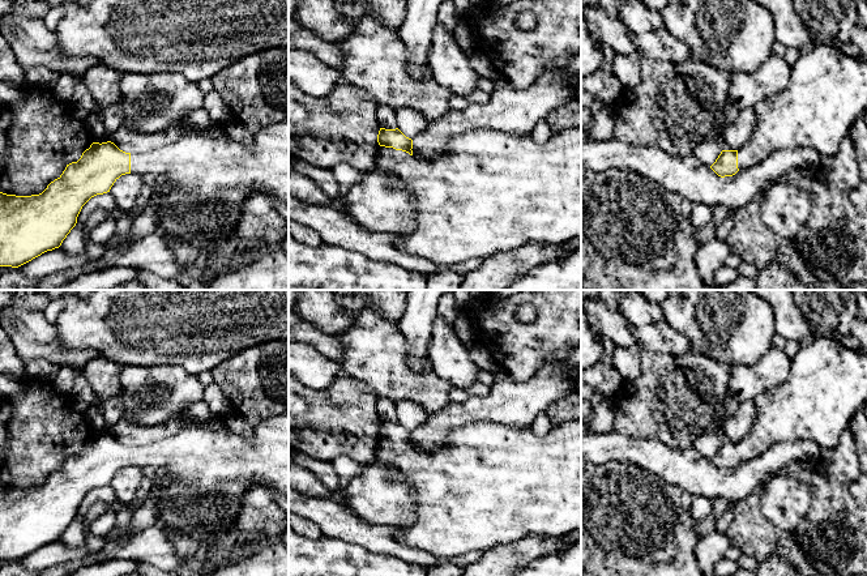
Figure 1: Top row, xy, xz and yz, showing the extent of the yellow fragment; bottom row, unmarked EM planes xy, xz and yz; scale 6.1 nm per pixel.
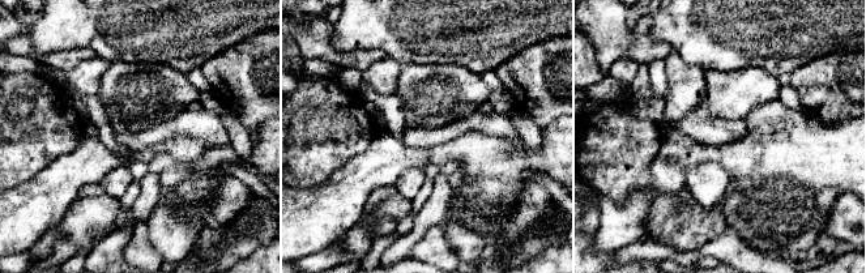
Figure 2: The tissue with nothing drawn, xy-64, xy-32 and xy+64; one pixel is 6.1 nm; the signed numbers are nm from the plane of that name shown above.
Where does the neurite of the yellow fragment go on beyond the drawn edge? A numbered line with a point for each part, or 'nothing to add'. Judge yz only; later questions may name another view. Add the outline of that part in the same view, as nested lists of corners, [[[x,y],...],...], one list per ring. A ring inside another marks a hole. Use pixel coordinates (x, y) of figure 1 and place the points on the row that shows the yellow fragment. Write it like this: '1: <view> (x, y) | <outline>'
1: yz (827, 92) | [[[828,42],[802,50],[798,61],[791,67],[787,88],[761,101],[753,108],[757,127],[738,150],[738,168],[755,166],[781,149],[808,148],[816,150],[823,159],[834,155],[866,107],[867,56],[849,56]]]

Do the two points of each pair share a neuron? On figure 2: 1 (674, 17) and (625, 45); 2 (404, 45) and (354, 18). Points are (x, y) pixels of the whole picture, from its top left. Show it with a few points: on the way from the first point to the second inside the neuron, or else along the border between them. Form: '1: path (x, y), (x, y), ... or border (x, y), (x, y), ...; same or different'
1: border (647, 35), (662, 41), (673, 48); different
2: path (392, 33), (379, 20), (366, 20); same

